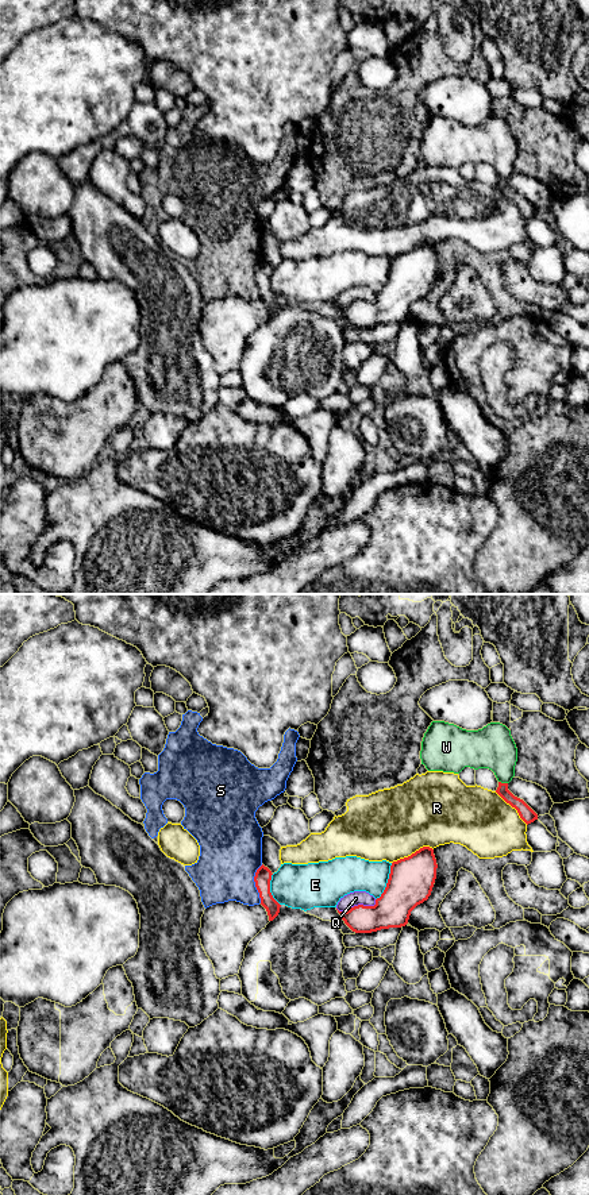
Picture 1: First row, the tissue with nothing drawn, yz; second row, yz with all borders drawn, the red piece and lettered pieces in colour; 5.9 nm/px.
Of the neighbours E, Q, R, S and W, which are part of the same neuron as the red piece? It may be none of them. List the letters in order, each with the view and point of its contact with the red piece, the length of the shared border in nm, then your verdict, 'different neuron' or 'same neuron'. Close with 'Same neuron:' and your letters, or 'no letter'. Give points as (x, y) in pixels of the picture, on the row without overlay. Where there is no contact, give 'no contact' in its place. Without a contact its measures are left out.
E: contact yz (388, 277); length 240 nm; different neuron
Q: contact yz (357, 301); length 240 nm; different neuron
R: contact yz (412, 249); length 260 nm; different neuron
S: contact yz (255, 278); length 240 nm; different neuron
W: contact yz (503, 178); length 60 nm; different neuron
Same neuron: no letter

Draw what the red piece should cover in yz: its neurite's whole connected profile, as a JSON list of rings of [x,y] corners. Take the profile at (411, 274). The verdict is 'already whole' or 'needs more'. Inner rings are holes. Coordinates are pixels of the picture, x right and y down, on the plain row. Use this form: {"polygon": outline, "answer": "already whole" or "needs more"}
{"polygon": [[[423,242],[392,258],[386,282],[374,301],[358,300],[338,308],[355,328],[405,321],[411,307],[431,290],[436,263],[434,244]]], "answer": "already whole"}

